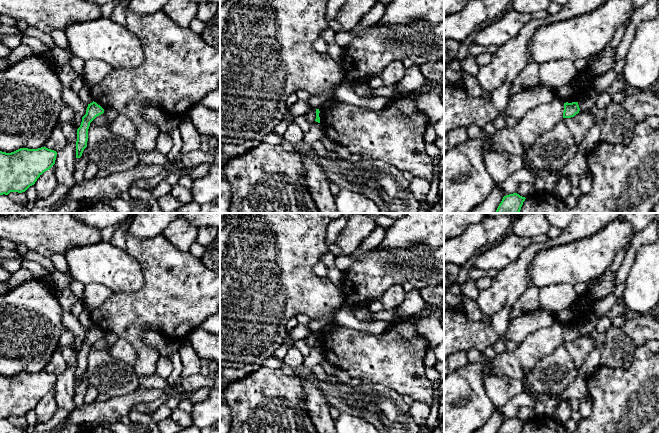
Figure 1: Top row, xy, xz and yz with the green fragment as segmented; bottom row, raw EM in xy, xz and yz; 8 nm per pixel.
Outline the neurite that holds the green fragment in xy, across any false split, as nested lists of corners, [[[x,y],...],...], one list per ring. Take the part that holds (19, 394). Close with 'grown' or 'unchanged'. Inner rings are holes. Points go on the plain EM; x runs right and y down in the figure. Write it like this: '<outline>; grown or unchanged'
[[[46,371],[38,373],[20,372],[14,376],[0,375],[0,419],[10,416],[25,416],[37,403],[49,394],[56,384],[57,376]]]; unchanged

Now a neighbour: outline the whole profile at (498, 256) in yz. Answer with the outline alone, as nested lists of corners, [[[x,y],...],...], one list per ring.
[[[509,232],[498,243],[477,253],[469,265],[486,272],[491,269],[500,271],[517,260],[519,255],[532,243],[532,238]]]

